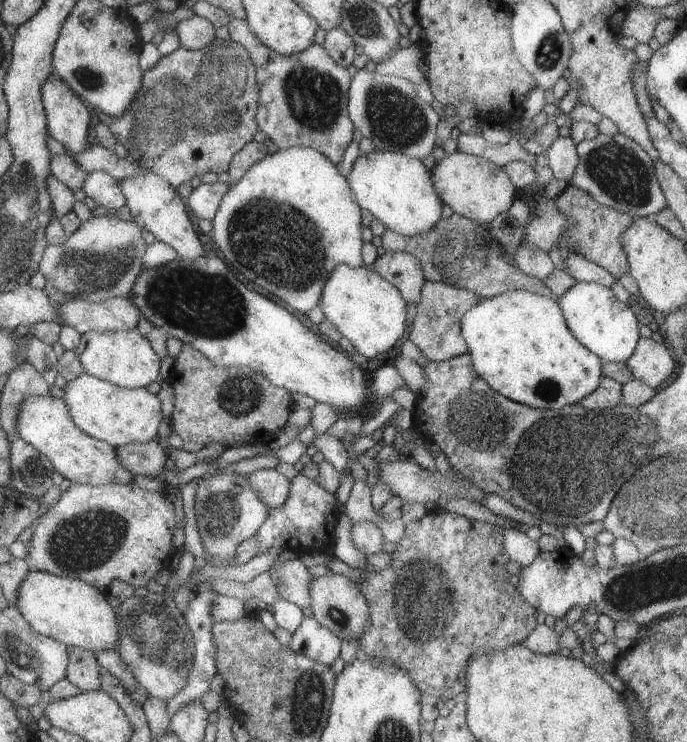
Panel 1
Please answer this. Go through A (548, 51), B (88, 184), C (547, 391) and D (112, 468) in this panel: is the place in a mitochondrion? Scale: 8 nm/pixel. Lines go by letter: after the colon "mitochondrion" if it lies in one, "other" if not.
A: mitochondrion
B: other
C: mitochondrion
D: other

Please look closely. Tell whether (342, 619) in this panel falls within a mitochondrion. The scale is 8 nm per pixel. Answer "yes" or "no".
yes

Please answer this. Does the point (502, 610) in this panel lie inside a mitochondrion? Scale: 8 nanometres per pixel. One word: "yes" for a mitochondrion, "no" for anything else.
no

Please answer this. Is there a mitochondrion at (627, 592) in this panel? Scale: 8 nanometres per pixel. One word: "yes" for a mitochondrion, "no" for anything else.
yes

